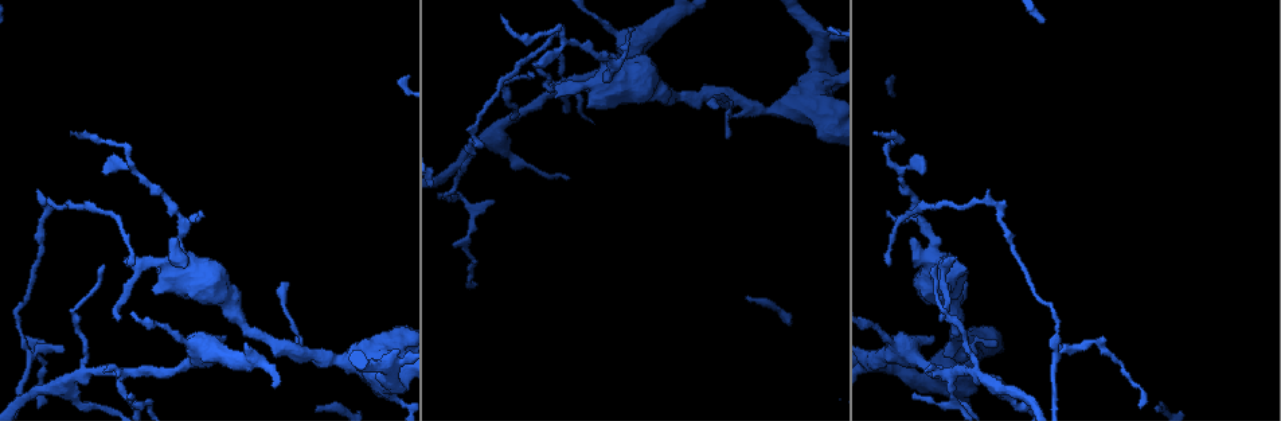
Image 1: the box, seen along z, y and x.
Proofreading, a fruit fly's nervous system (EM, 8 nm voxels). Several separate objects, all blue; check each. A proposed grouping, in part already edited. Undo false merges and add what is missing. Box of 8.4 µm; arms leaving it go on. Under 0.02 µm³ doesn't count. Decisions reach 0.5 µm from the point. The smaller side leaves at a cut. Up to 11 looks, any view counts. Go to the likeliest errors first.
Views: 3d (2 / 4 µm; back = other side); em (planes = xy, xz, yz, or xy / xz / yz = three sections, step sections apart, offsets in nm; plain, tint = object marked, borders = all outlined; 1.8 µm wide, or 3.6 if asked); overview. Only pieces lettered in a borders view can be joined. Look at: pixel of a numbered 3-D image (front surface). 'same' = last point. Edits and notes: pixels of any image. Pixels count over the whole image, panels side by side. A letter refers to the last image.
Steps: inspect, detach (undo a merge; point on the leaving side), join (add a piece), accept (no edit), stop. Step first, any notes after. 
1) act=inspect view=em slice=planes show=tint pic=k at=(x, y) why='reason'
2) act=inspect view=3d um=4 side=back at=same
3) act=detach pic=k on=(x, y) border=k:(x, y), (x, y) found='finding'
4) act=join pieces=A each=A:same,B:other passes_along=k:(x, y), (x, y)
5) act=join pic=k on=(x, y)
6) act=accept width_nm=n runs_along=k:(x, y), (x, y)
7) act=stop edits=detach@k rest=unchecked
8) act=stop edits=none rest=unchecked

act=inspect view=3d um=4 pic=1 at=(830, 103) why='abrupt turn'

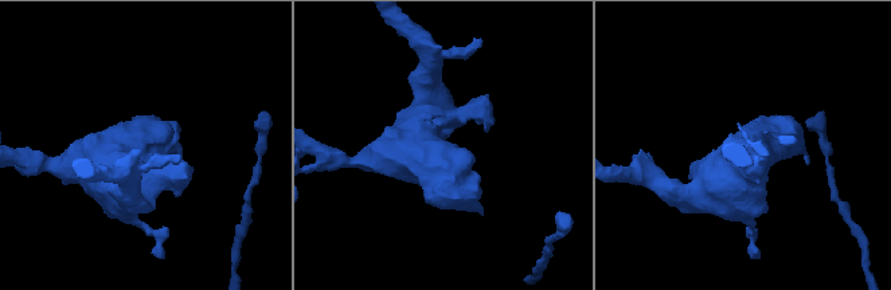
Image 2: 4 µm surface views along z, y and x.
act=inspect view=em slice=xz step=8 show=borders pic=2 at=(441, 147)

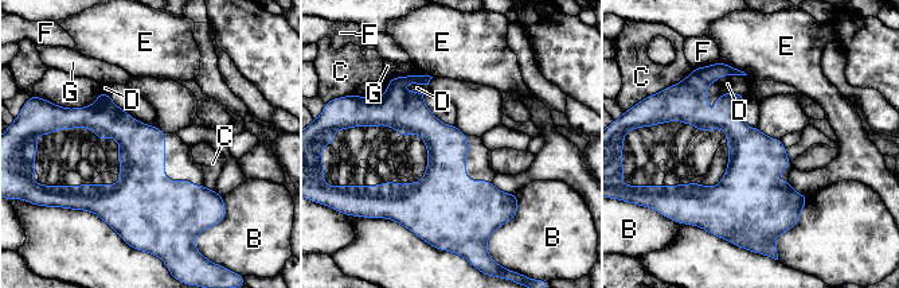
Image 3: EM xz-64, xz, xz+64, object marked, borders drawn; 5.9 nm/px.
act=join pieces=D each=B:other,C:other,D:same,E:other,F:other,G:other passes_along=3:(687, 101), (710, 82), (727, 84) found='the neuron continues'

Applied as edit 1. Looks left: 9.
act=inspect view=overview why='redraw'

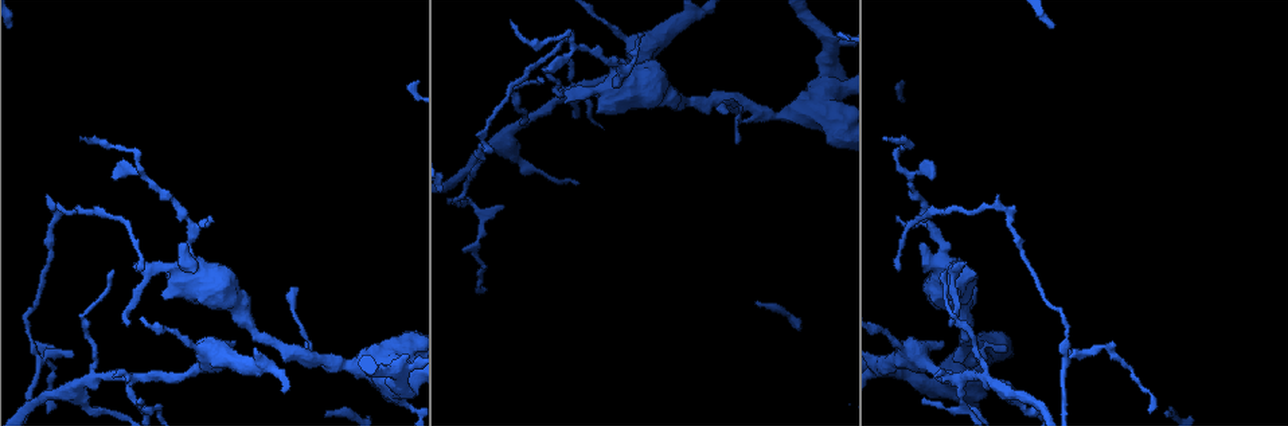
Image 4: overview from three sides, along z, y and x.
act=inspect view=em slice=planes show=tint pic=4 at=(963, 379) why='sharp bend'

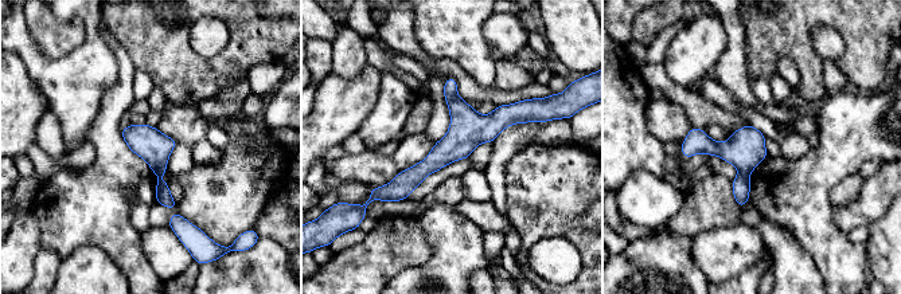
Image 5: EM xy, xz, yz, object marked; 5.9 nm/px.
act=inspect view=em slice=planes show=borders at=same why='what lies round it'

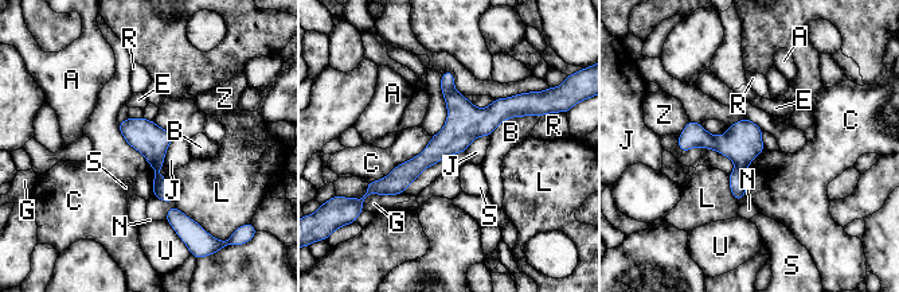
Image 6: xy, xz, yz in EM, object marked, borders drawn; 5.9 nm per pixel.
act=detach pic=6 on=(738, 179) each=A:other,B:other,C:other,E:other,G:other,J:other,L:other,N:other,R:other,S:other,U:other,Z:other border=6:(735, 166), (745, 172) found='a second neuron is stuck on'

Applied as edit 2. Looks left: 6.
act=inspect view=em slice=planes show=tint pic=4 at=(945, 268) why='sharp bend'

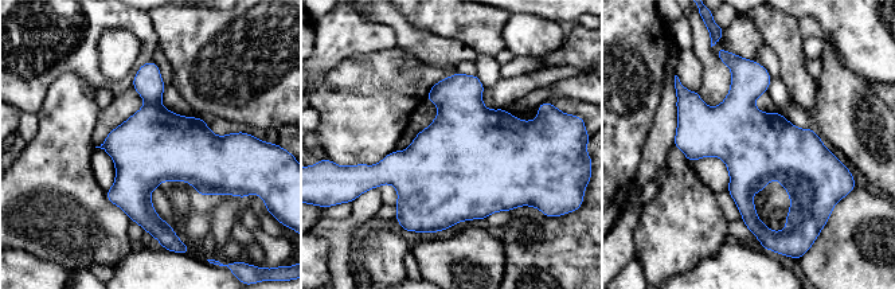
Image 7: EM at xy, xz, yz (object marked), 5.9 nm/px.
act=inspect view=em slice=planes show=borders at=same

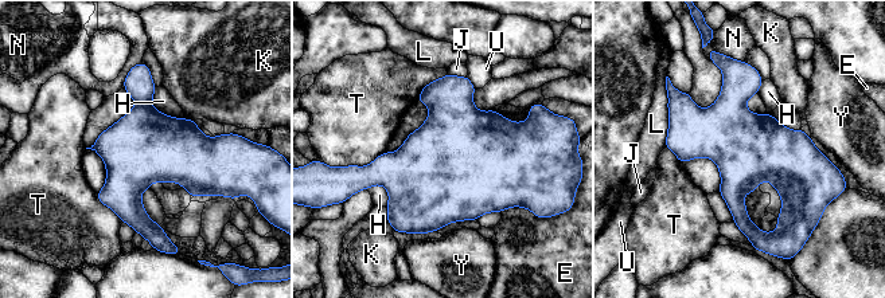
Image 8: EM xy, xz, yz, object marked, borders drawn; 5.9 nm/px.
act=accept longest_contact=L:300nm each=E:other,H:other,J:other,K:other,L:other,N:other,T:other,U:other,Y:other border=8:(155, 87), (158, 110), (190, 120) found='continuous, no second neuron'

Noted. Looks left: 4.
act=stop edits=join@3,detach@6 rest=unchecked

